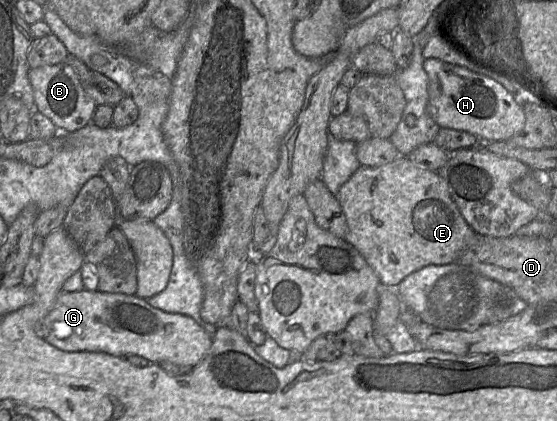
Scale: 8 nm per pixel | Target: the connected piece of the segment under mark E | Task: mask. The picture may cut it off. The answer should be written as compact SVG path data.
M399 156L394 161L378 166L365 167L361 166L339 189L336 195L338 201L345 214L347 223L347 233L344 238L345 241L353 245L357 251L362 255L367 264L374 270L379 278L380 284L389 287L396 287L405 277L411 273L418 271L429 265L444 265L456 262L461 254L477 241L478 235L465 221L461 215L457 205L450 196L448 187L444 179L438 172L421 168L414 164L408 157Z

